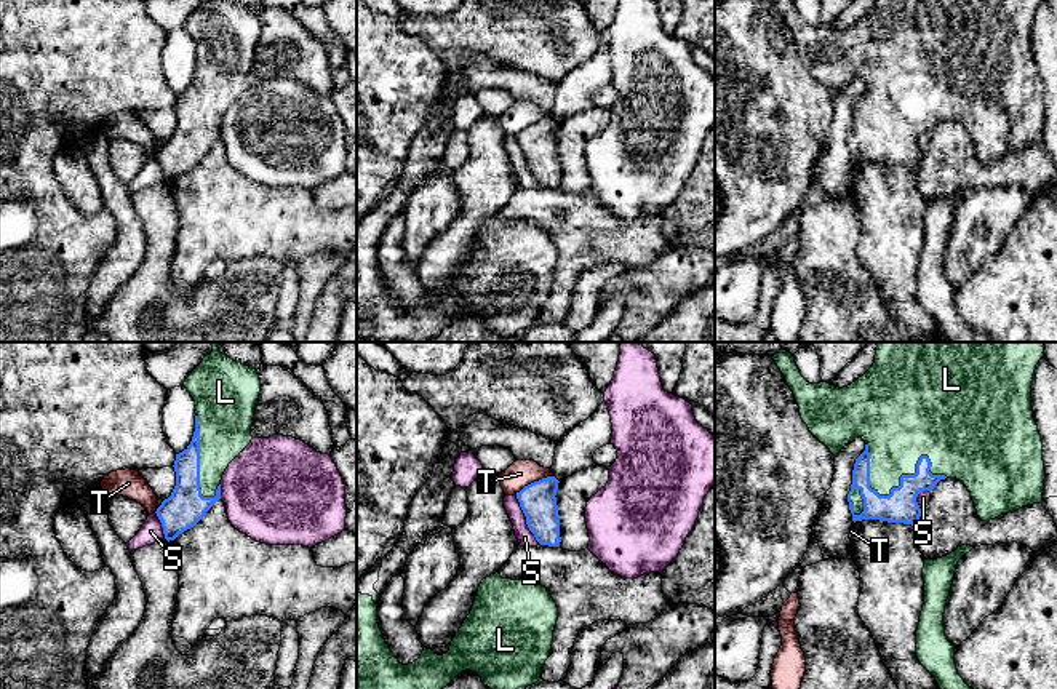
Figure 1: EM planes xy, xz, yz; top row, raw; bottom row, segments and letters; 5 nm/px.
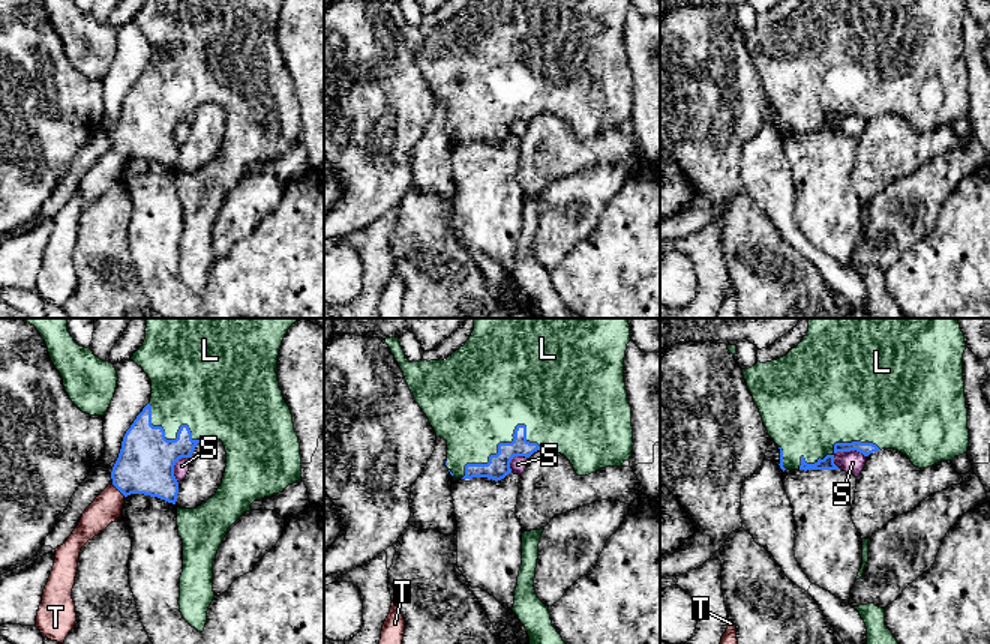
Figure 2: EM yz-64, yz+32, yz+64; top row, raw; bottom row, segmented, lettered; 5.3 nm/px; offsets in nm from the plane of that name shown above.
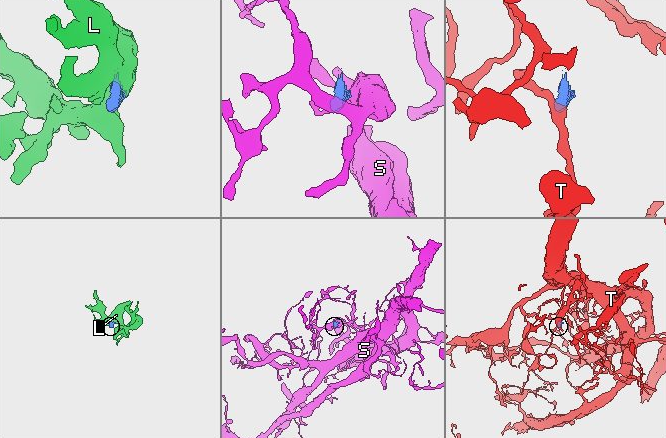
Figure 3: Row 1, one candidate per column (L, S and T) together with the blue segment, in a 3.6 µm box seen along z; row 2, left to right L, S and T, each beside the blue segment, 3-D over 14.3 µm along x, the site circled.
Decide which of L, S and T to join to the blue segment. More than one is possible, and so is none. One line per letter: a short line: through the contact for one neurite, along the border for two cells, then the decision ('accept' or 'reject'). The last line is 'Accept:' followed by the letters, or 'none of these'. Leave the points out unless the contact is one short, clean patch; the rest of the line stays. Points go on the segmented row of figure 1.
L: accept
S: reject
T: xz (552, 475), (525, 485), (515, 494) | reject
Accept: L

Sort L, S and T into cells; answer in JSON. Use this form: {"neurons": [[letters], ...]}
{"neurons": [["L"], ["S"], ["T"]]}

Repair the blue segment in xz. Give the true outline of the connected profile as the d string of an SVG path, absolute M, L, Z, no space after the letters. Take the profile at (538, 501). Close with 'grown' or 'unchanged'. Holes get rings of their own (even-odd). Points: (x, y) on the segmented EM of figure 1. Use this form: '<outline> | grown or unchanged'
M547 476L517 492L526 524L540 545L560 547L558 480Z | unchanged

